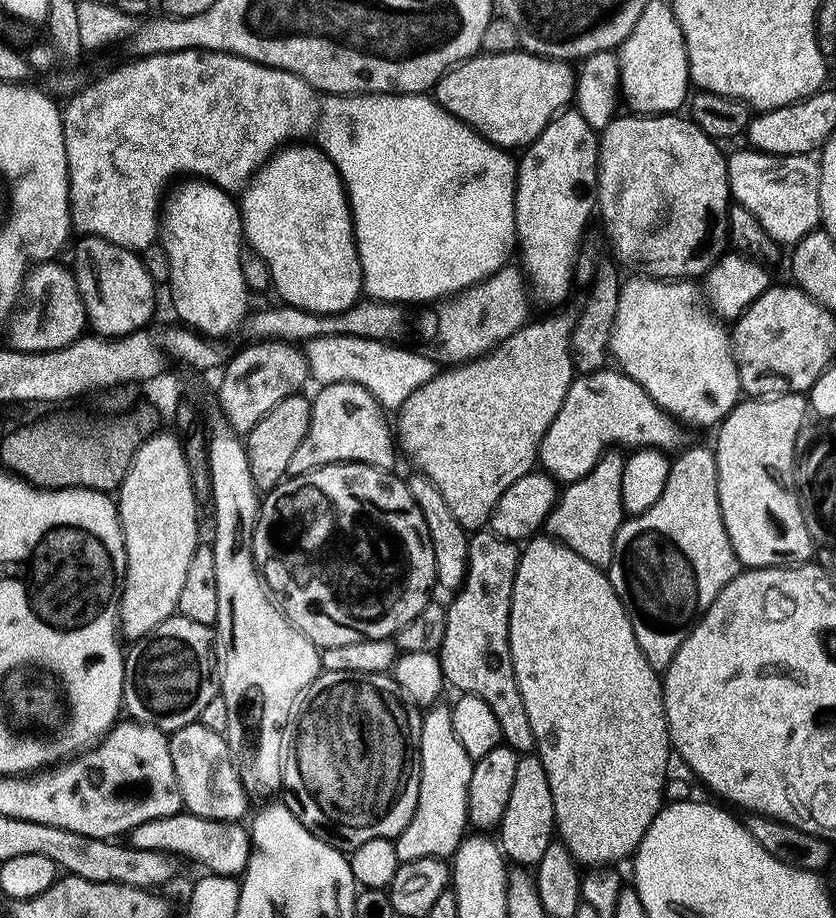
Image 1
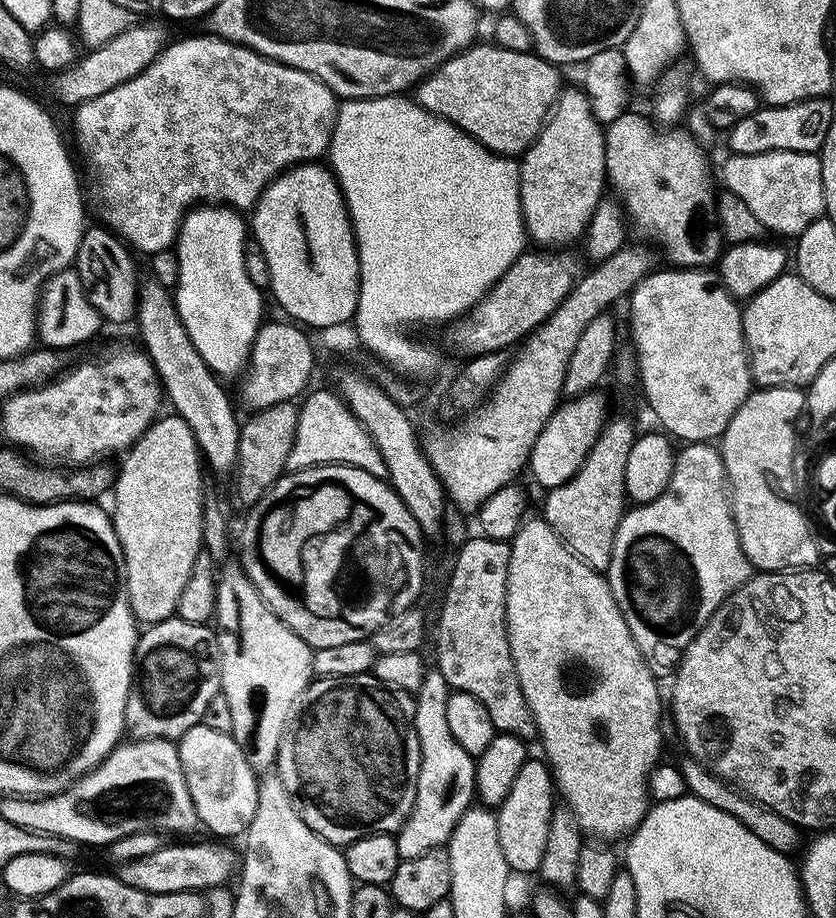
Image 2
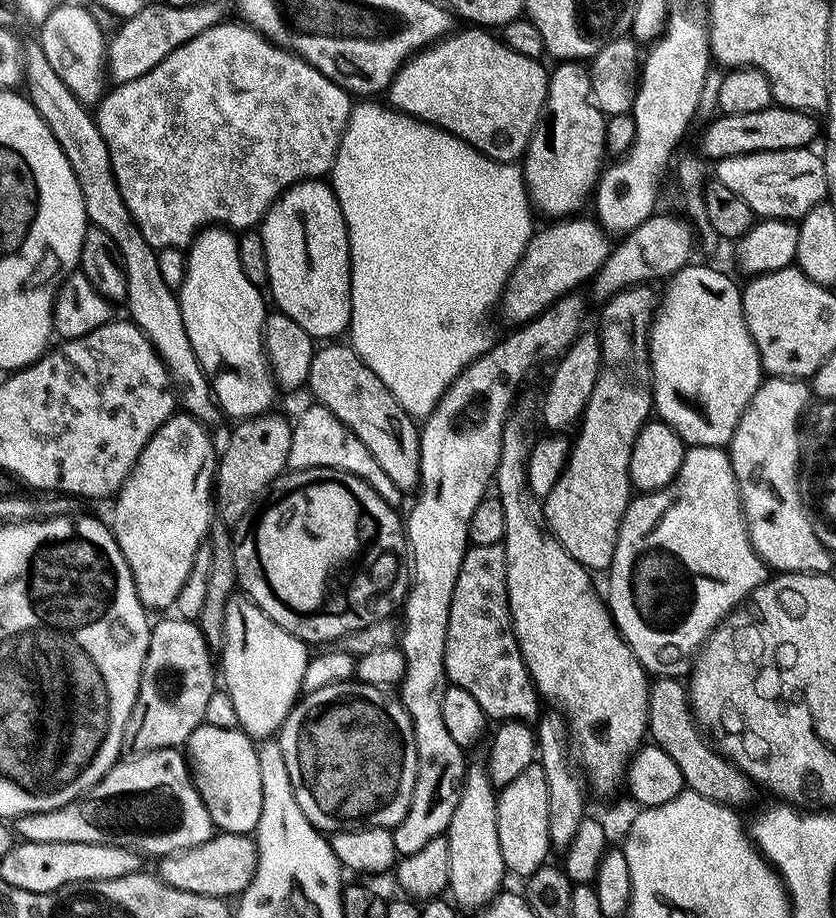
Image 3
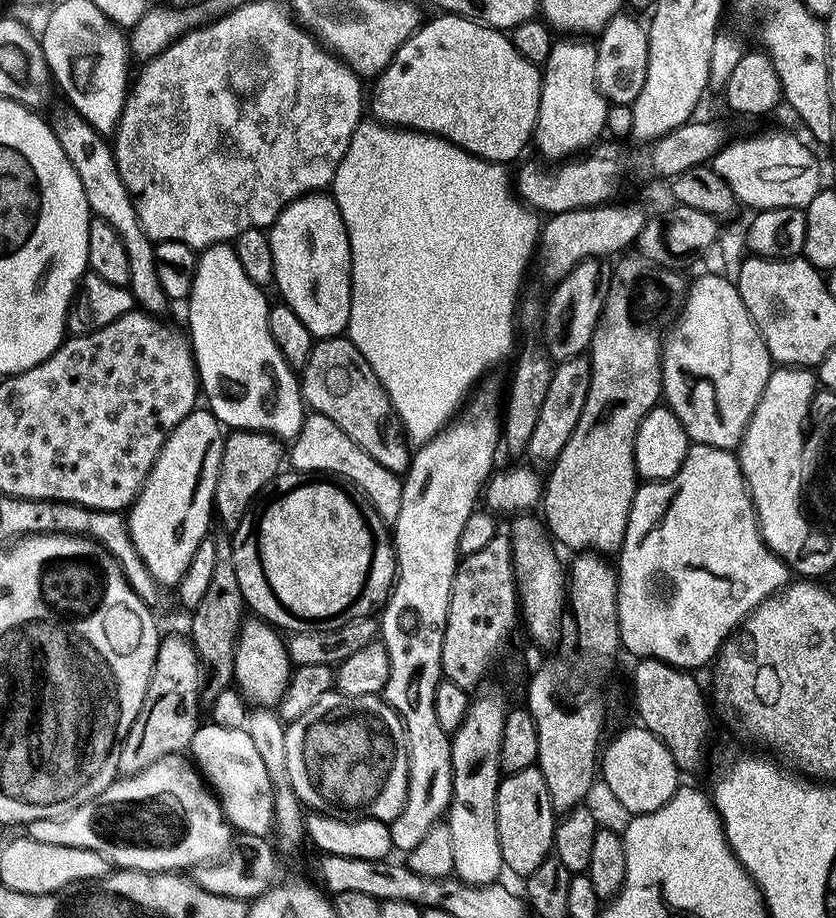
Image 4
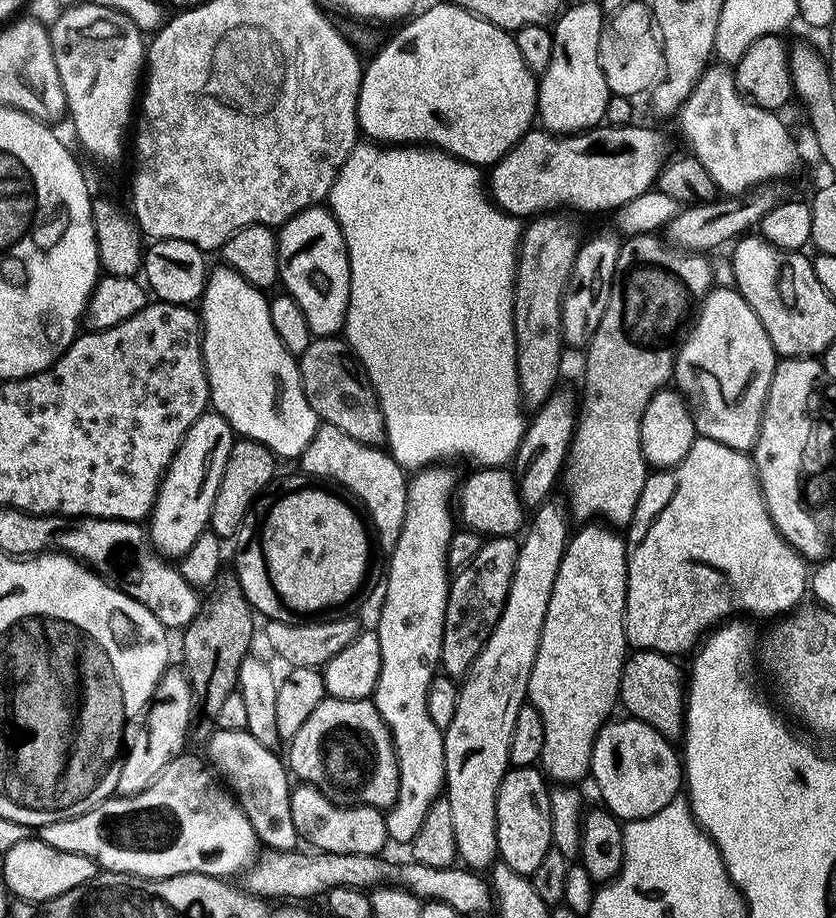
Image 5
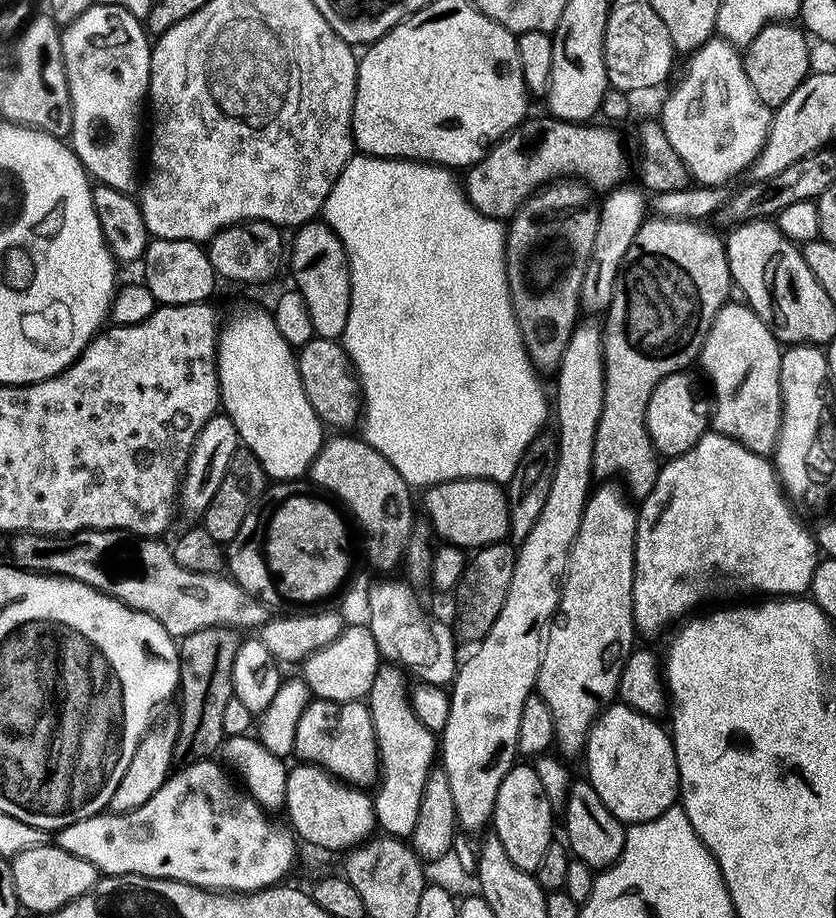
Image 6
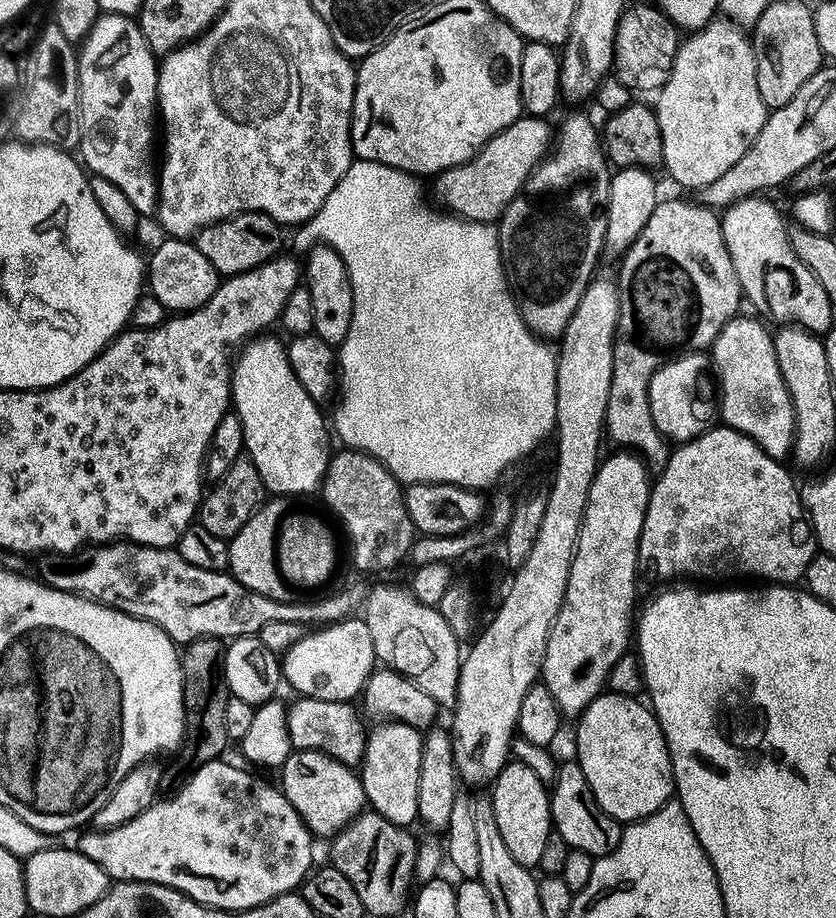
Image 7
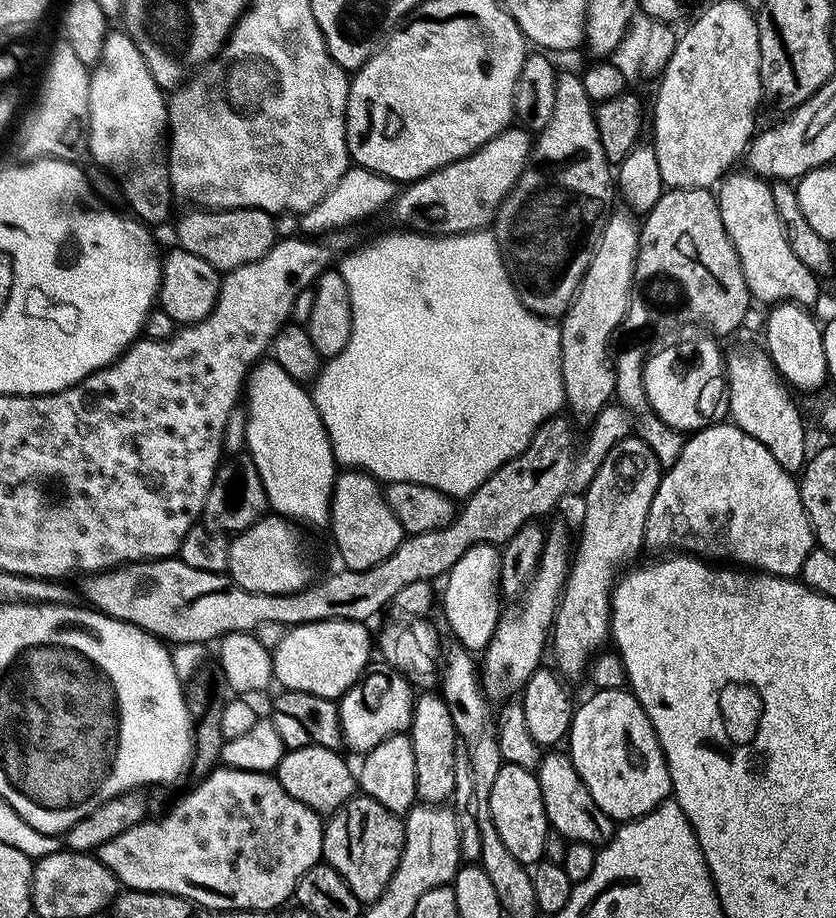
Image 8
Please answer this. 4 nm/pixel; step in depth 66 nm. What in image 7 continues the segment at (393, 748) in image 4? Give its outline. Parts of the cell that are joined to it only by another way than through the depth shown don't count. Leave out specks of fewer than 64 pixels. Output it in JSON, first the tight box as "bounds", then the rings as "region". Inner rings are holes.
{"bounds":[288,698,366,766],"region":[[[296,698],[288,704],[288,729],[292,747],[306,752],[324,752],[330,758],[349,766],[356,766],[364,759],[366,739],[365,721],[361,713],[352,709],[351,703],[343,700],[319,700],[318,698]]]}

